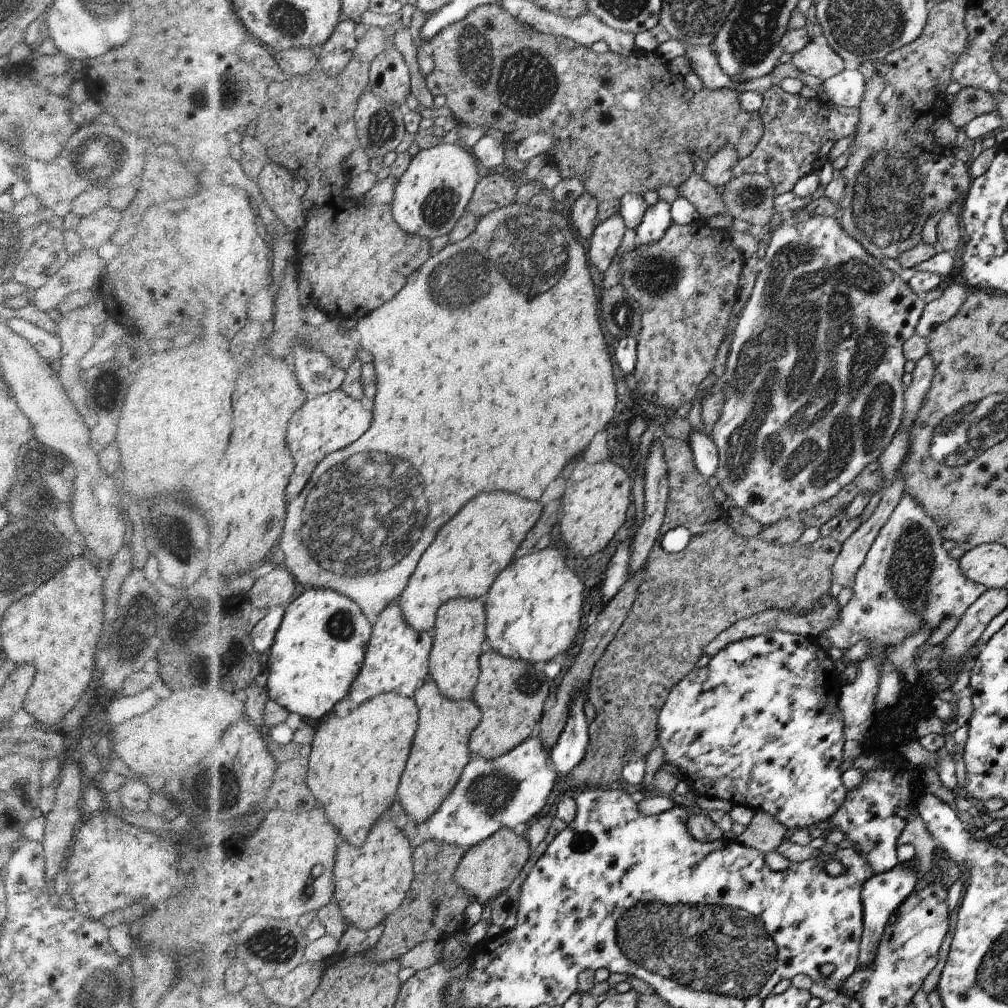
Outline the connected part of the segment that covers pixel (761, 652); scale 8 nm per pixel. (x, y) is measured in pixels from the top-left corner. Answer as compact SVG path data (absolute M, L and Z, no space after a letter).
M770 631L734 641L715 654L707 666L692 669L682 680L679 680L669 692L664 706L657 717L657 742L664 750L663 760L677 767L682 779L690 786L690 791L699 792L703 796L712 796L730 802L732 805L744 805L753 811L766 811L778 822L781 822L791 833L795 829L806 829L818 822L828 820L845 802L846 789L840 780L840 764L842 764L842 746L844 746L844 720L839 709L841 687L839 674L830 660L828 652L814 640L814 636L790 634L784 631Z

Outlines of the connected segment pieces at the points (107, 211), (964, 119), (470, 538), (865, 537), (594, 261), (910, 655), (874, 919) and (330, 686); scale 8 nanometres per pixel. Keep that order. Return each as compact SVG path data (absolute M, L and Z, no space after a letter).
M108 205L82 217L77 224L77 233L83 242L83 249L98 249L105 242L110 242L112 235L121 221L119 210Z
M962 87L948 109L948 118L957 127L962 127L981 114L996 112L997 106L998 99L986 89Z
M506 492L474 498L474 502L442 530L438 542L426 551L413 580L401 596L407 621L416 630L434 632L437 616L447 602L458 597L484 598L496 576L512 562L522 540L541 518L540 512L540 502L528 502Z
M900 466L897 478L884 491L873 513L852 533L850 538L841 543L840 554L831 568L834 589L852 588L854 576L866 560L866 555L874 544L878 531L886 524L903 495L904 485Z
M620 214L611 216L604 222L597 222L592 236L588 238L590 264L601 273L606 272L620 246L620 240L626 232L624 223Z
M924 624L920 630L904 638L902 643L886 650L886 657L895 665L902 682L911 685L917 681L919 673L915 664L915 652L930 638L931 634L932 628Z
M898 864L886 873L876 873L865 882L861 892L861 901L864 903L864 935L861 938L861 950L858 957L858 969L866 965L873 965L880 950L881 938L884 936L886 926L898 908L906 902L909 894L913 892L917 883L918 869L910 864Z
M307 589L297 599L287 605L287 613L285 614L285 621L282 628L275 640L273 649L267 657L266 666L270 669L268 685L271 698L276 702L282 703L282 706L288 708L290 712L300 714L304 720L322 720L326 719L330 714L334 714L336 706L340 701L350 696L353 684L358 680L361 675L363 666L365 665L367 654L369 653L369 646L373 640L373 632L375 625L369 619L369 616L362 610L362 607L353 598L347 597L342 593L332 589Z

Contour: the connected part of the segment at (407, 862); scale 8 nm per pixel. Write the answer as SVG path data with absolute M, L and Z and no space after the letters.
M382 820L369 834L363 847L342 841L337 858L335 882L339 902L350 925L369 931L386 922L409 897L416 878L416 848L392 820Z

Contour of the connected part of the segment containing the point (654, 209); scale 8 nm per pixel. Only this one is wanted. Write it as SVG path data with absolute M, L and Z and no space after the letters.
M661 199L644 213L642 222L635 228L638 246L657 243L670 228L671 204Z

